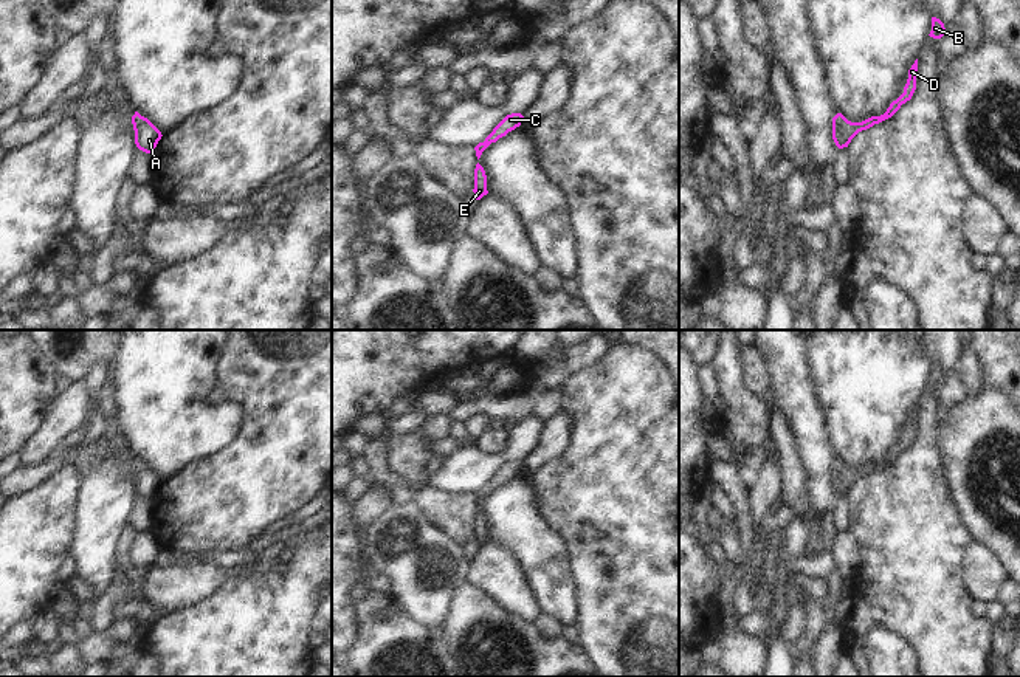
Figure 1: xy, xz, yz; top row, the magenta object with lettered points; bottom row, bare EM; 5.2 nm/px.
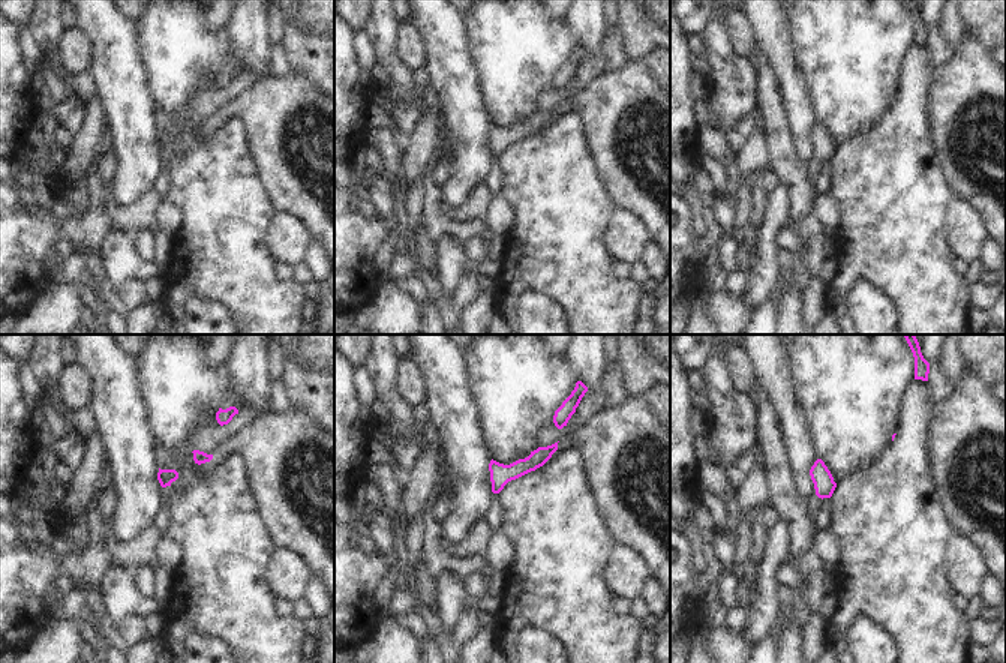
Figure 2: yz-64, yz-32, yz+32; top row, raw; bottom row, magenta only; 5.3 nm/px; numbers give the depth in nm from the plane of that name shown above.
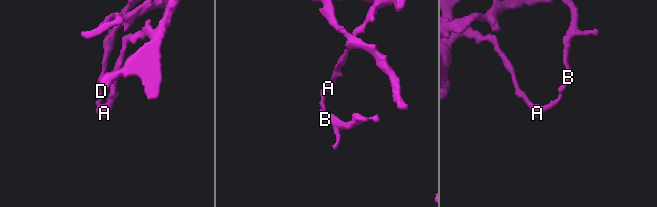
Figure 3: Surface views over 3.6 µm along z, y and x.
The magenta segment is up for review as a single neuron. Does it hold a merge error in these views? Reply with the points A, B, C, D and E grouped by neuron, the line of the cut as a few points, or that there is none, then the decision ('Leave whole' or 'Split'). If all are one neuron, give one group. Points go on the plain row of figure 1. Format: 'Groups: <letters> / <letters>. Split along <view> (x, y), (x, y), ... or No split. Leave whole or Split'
Groups: A C / B D E. Split along yz (837, 460), (844, 493). Split.

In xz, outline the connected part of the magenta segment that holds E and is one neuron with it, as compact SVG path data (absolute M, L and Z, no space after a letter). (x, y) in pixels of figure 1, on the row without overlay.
M477 510L474 516L474 547L481 547L484 542L488 541L487 538L487 522L484 514Z

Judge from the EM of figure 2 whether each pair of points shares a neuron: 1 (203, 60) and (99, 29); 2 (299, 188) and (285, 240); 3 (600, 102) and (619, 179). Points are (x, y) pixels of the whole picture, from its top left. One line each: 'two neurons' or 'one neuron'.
1: two neurons
2: two neurons
3: one neuron

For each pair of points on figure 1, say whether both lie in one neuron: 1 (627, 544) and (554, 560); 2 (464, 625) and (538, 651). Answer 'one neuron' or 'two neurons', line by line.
1: two neurons
2: one neuron

